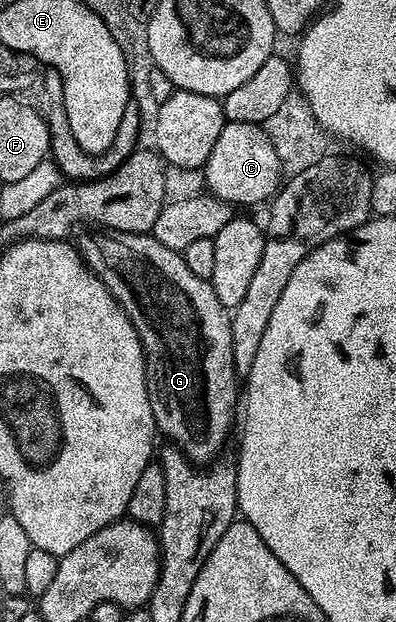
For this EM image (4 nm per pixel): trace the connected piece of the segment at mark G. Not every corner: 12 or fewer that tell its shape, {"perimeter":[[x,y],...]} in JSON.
{"perimeter":[[140,232],[75,247],[135,326],[156,431],[222,455],[230,309]]}

